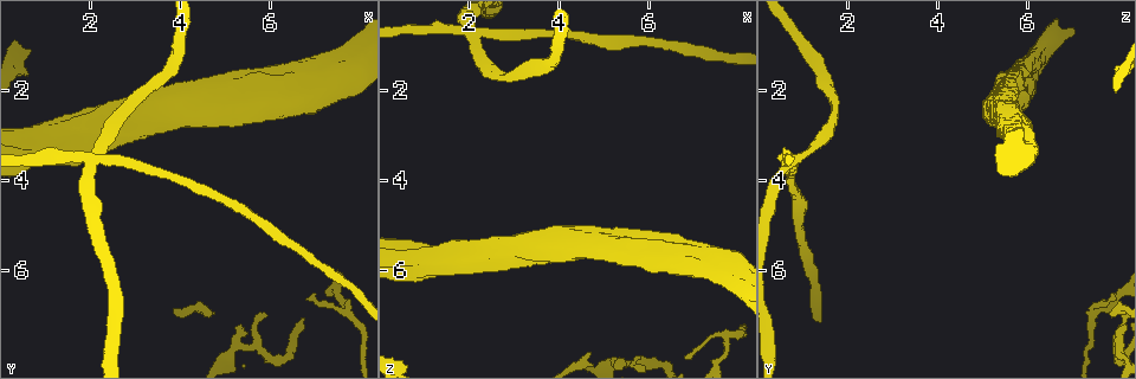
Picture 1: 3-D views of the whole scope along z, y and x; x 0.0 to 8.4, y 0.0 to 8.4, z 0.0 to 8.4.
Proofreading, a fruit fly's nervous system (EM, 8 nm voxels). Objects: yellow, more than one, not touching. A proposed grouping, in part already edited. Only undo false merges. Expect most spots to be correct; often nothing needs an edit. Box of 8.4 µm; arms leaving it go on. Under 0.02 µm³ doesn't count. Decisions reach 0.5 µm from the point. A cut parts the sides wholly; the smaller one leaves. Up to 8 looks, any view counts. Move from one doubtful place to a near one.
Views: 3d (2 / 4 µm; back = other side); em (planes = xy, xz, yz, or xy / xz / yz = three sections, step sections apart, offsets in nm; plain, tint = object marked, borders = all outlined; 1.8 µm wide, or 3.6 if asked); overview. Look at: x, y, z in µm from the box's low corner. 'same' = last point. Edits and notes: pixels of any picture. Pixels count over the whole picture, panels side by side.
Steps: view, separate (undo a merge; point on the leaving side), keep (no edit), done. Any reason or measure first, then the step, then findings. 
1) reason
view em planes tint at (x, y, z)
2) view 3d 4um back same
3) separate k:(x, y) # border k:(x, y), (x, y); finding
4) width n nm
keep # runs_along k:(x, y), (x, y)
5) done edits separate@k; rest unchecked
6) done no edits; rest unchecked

four or more arms meet
view em planes tint at (2.20, 3.60, 0.80)

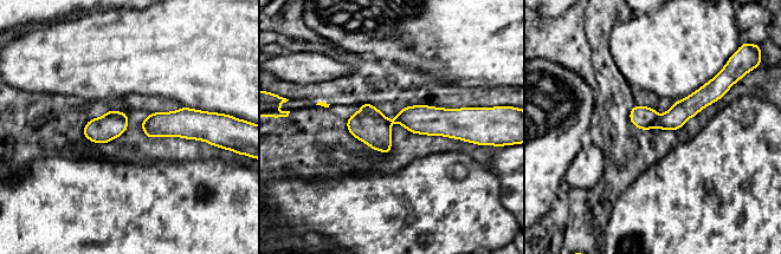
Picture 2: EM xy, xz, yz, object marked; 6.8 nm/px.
width 160 nm
separate 2:(643, 117) # border 2:(657, 119), (652, 125); two neurons meet here

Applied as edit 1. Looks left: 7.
sudden change in width
view 3d 4um at (7.65, 1.55, 6.00)

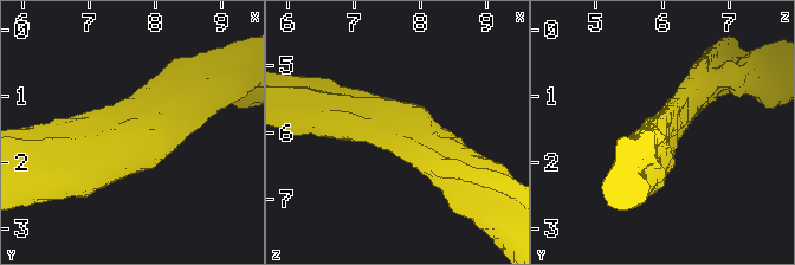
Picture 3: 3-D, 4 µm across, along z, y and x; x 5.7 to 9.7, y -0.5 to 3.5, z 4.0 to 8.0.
arm_widths 420, 650 nm
view em planes tint at (7.60, 1.50, 5.95)

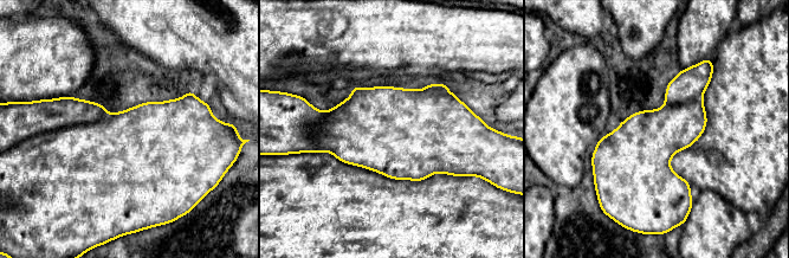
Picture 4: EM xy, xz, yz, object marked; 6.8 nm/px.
keep # one neuron here

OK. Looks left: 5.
narrows sharply
view em 3.6um planes tint at (7.75, 6.75, 7.85)

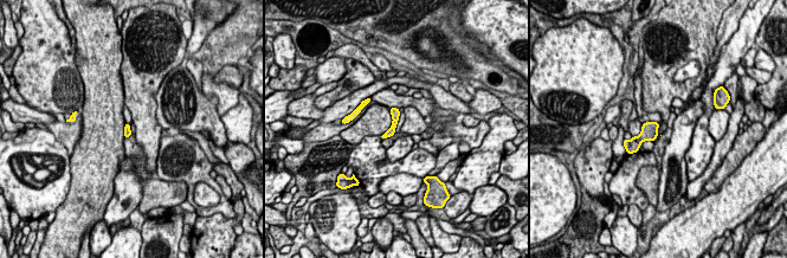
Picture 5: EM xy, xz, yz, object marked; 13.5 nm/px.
width 100 nm
separate 5:(626, 143) # border 5:(630, 141), (626, 149); two neurons meet here

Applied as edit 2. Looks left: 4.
see it whole again
view overview

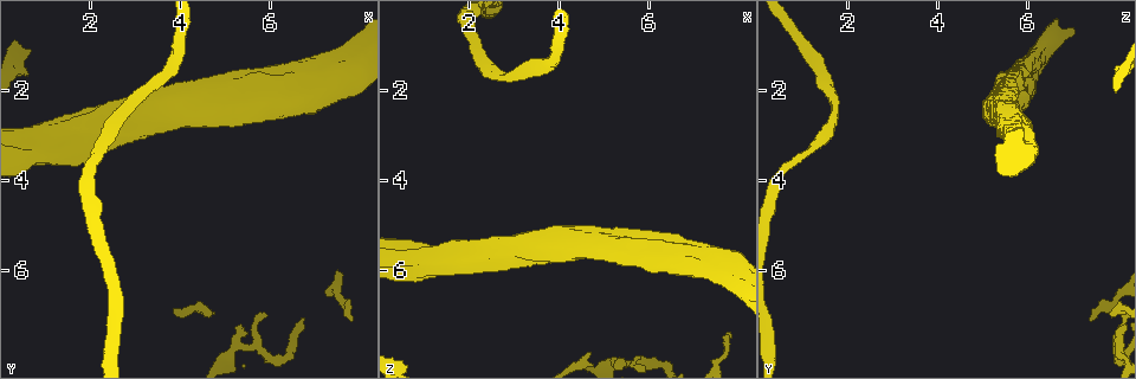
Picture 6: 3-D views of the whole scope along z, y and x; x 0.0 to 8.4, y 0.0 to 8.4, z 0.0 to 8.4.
sudden change in width
view em 3.6um yz step 16 tint at (5.25, 2.10, 5.40)

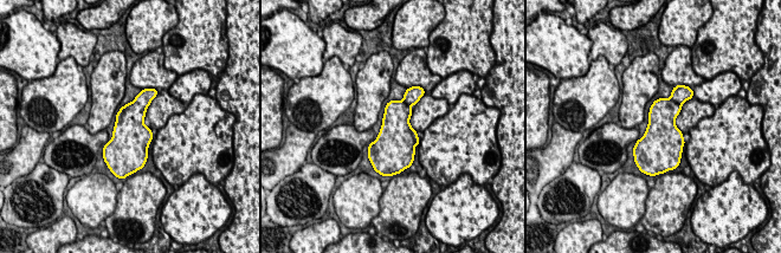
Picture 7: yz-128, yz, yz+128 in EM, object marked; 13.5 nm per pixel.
cut it another way
view em 3.6um planes borders same

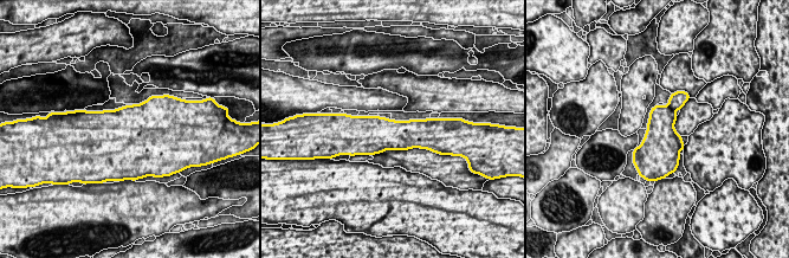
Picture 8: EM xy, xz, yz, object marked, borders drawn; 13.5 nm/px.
keep # one neuron here

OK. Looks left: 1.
done edits separate@2, separate@5; rest unchecked

